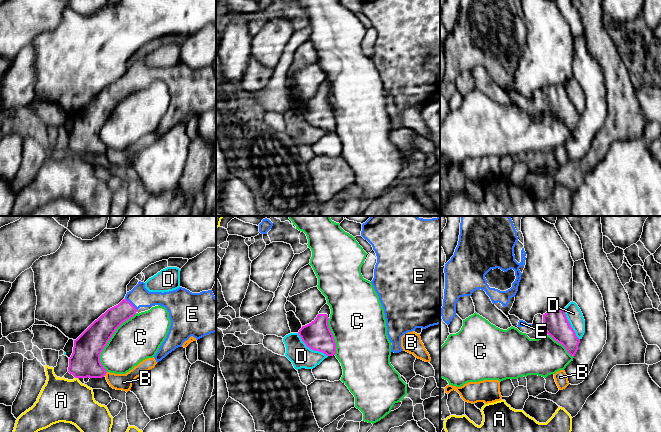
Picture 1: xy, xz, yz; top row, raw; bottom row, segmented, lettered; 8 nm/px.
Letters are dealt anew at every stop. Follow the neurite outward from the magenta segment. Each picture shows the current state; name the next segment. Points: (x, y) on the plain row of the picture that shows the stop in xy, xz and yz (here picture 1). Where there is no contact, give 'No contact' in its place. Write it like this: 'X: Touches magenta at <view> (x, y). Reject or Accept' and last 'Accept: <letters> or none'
A: Touches magenta at xy (77, 153). Reject
B: Touches magenta at xy (105, 150). Reject
C: Touches magenta at xy (109, 115). Reject
D: Touches magenta at xz (311, 124). Reject
E: Touches magenta at xy (130, 79). Accept
Accept: E

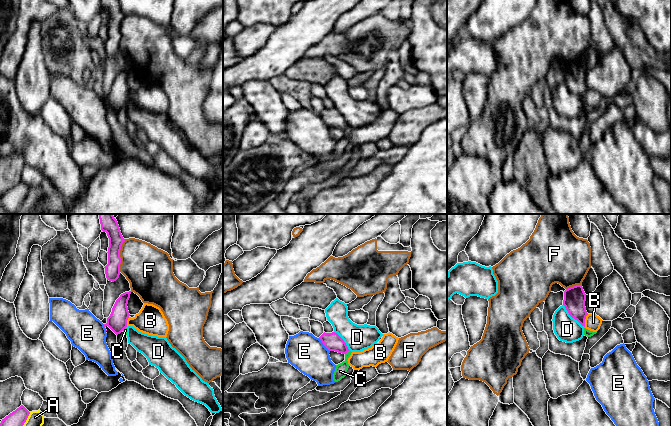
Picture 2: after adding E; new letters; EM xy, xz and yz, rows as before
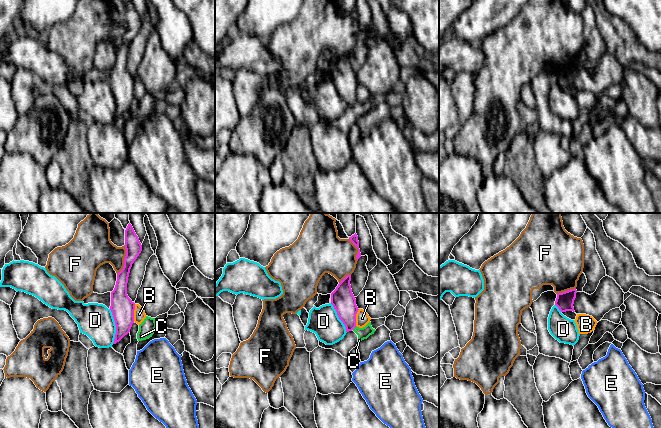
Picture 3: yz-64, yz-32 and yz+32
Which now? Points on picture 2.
A: Touches magenta at xy (23, 200). Reject
B: Touches magenta at yz (584, 96). Reject
C: Touches magenta at xz (347, 127). Reject
D: Touches magenta at yz (572, 93). Reject
E: Touches magenta at xz (323, 120). Reject
F: Touches magenta at xy (119, 31). Reject
Accept: none

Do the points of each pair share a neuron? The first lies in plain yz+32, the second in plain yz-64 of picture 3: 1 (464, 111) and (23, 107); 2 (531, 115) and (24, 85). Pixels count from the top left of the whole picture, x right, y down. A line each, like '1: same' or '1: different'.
1: same
2: same

